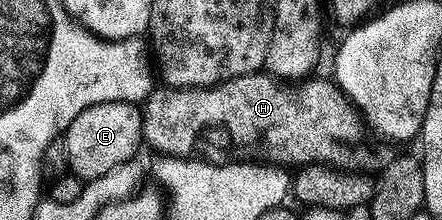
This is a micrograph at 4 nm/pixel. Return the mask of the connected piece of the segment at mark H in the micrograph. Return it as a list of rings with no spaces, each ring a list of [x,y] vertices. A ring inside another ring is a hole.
[[[261,71],[235,77],[220,85],[186,89],[153,88],[142,105],[143,144],[147,148],[149,145],[156,155],[168,159],[191,158],[195,149],[204,149],[209,145],[236,163],[255,163],[261,167],[279,167],[284,171],[299,171],[313,165],[323,165],[332,171],[344,171],[349,165],[352,168],[349,170],[375,174],[381,168],[382,161],[368,149],[356,149],[352,142],[356,137],[356,121],[358,125],[358,114],[352,103],[331,80],[312,80],[303,79],[293,83]]]

